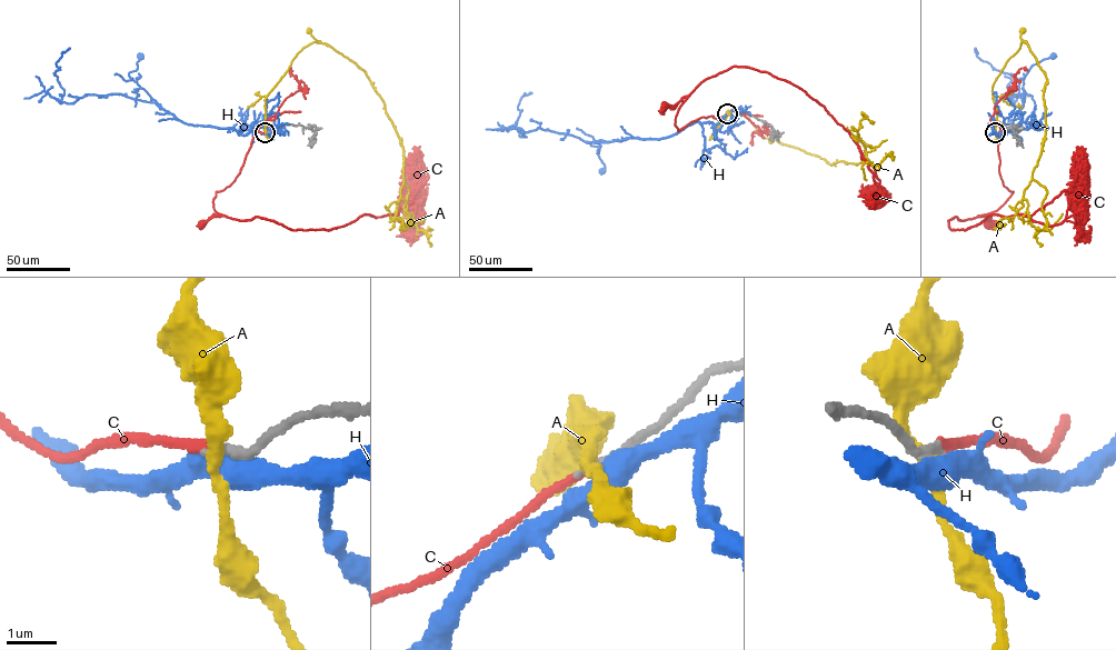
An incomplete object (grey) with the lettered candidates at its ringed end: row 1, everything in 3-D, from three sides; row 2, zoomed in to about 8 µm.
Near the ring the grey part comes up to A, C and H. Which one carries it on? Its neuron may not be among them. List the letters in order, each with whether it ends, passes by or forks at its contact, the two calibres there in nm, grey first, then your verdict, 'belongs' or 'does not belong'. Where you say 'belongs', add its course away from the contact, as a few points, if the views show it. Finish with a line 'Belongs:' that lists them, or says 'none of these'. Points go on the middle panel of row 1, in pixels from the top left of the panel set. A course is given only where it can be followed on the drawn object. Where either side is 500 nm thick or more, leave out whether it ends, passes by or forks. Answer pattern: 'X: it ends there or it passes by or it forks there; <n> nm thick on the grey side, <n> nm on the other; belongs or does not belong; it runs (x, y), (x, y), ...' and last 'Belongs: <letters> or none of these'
A: it passes by; 180 nm thick on the grey side, 240 nm on the other; does not belong
C: it ends there; 180 nm thick on the grey side, 140 nm on the other; belongs; it runs (727, 113), (718, 119), (701, 117), (678, 131), (675, 117), (687, 97), (664, 108)
H: it forks there; 200 nm thick on the grey side, 360 nm on the other; does not belong
Belongs: C

